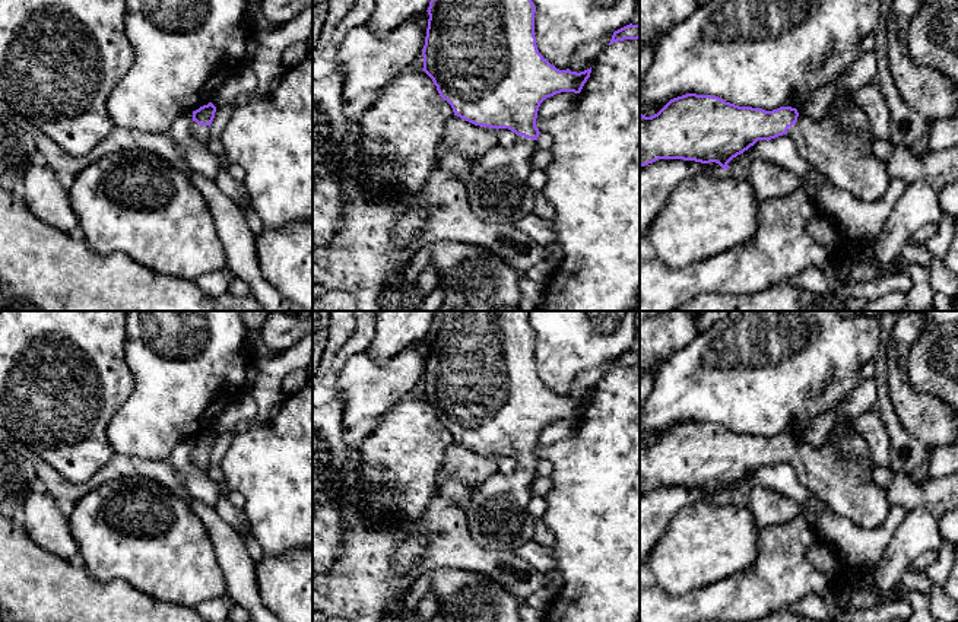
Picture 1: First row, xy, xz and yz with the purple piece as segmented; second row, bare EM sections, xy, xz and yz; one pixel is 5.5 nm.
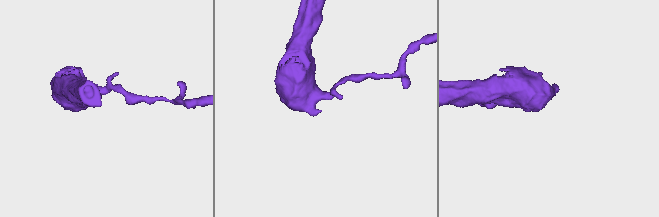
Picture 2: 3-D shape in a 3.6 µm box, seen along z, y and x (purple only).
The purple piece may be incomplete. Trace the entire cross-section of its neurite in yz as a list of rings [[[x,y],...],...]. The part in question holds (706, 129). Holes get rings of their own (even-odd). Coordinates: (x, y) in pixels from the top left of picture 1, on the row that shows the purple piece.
[[[838,89],[832,104],[821,120],[802,115],[792,107],[765,111],[762,108],[739,107],[713,95],[686,93],[673,98],[651,117],[640,114],[640,168],[659,159],[683,159],[701,164],[716,162],[723,169],[727,169],[730,168],[727,164],[733,158],[748,150],[758,140],[771,140],[787,134],[794,140],[800,156],[811,168],[824,174],[828,183],[851,193],[862,201],[879,201],[888,190],[891,177],[886,172],[884,161],[872,155],[875,137],[867,112],[860,105],[848,108],[844,101],[847,95],[851,95],[847,89]]]

